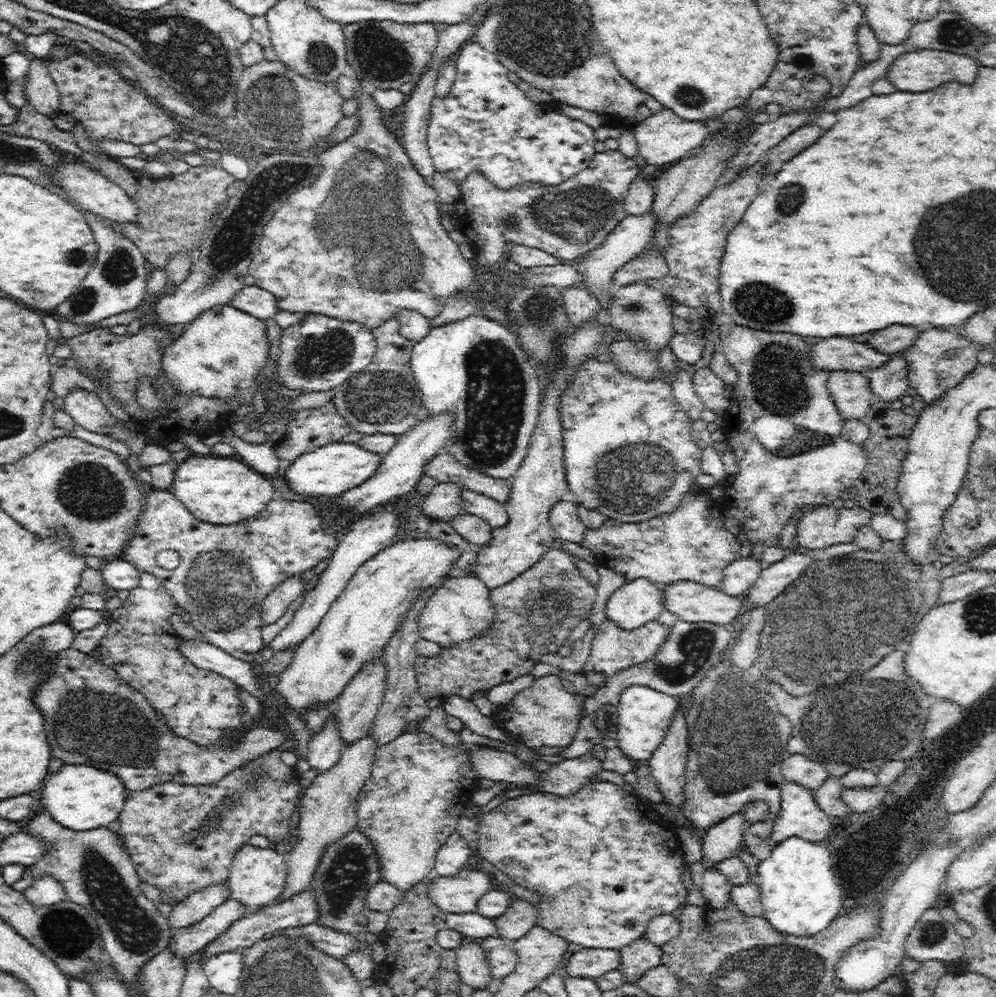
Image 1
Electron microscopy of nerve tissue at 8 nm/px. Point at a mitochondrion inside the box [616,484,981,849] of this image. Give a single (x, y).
(843, 614)

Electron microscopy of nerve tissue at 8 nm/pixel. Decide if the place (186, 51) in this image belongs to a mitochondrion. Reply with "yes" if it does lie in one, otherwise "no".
yes

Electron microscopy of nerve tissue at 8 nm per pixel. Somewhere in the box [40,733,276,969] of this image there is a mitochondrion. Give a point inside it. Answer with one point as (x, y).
(112, 901)

